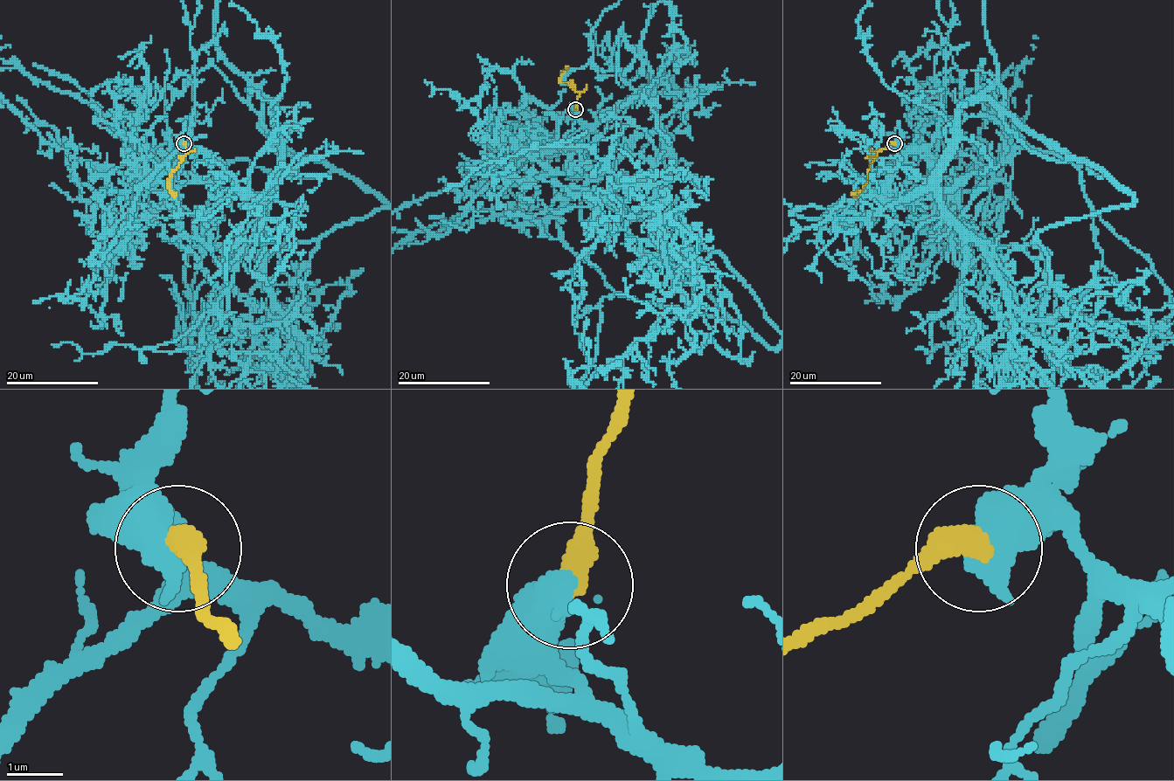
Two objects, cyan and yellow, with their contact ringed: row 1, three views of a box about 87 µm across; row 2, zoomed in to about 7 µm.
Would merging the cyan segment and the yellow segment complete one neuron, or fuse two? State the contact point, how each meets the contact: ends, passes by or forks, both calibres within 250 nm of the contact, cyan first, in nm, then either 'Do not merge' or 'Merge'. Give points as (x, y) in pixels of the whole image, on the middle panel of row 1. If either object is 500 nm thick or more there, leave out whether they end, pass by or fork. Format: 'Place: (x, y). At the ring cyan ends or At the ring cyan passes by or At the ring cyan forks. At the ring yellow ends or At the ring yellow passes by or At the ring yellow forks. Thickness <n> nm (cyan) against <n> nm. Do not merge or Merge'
Place: (575, 109). Thickness 700 nm (cyan) against 500 nm. Do not merge

